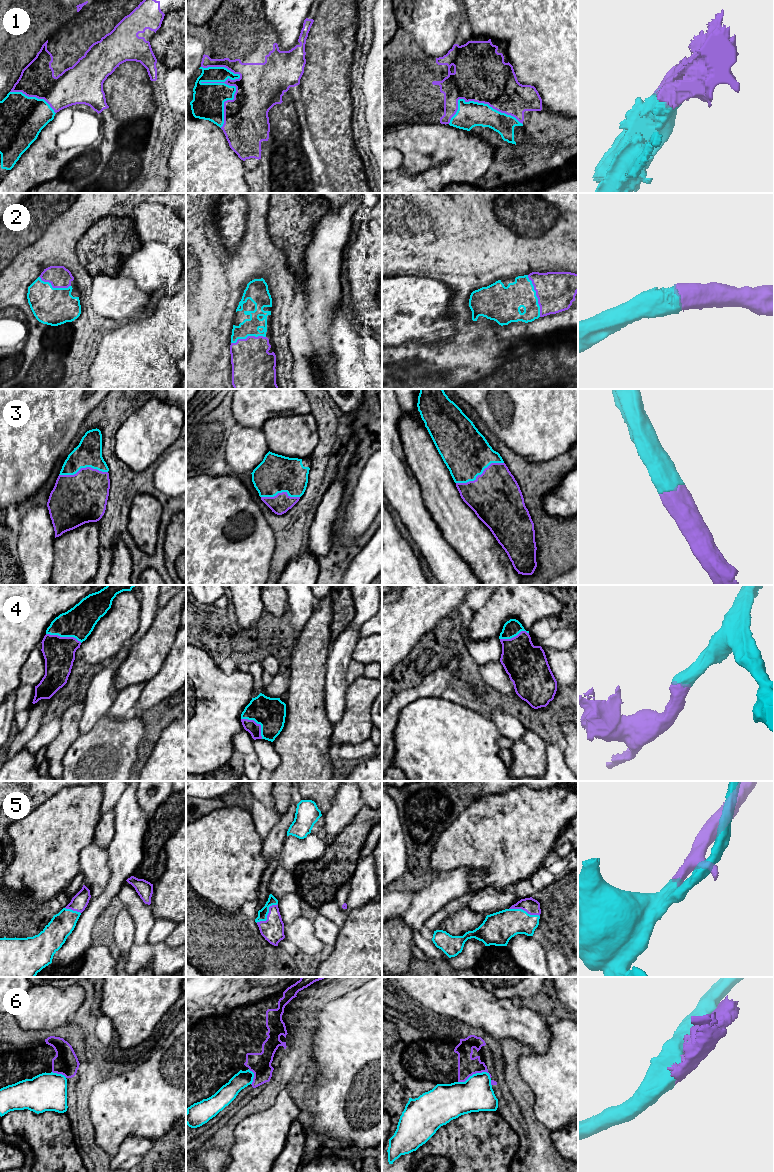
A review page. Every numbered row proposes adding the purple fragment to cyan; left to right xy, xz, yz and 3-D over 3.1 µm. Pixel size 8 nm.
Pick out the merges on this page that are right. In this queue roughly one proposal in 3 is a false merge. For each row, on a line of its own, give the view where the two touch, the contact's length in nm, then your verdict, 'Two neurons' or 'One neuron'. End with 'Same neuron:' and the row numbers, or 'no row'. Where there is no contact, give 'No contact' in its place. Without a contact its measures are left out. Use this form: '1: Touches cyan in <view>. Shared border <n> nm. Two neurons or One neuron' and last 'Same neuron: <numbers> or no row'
1: Touches cyan in xz. Shared border 500 nm. One neuron
2: Touches cyan in yz. Shared border 360 nm. One neuron
3: Touches cyan in yz. Shared border 420 nm. One neuron
4: Touches cyan in xy. Shared border 300 nm. One neuron
5: Touches cyan in xz. Shared border 240 nm. One neuron
6: Touches cyan in yz. Shared border 280 nm. Two neurons
Same neuron: 1, 2, 3, 4, 5

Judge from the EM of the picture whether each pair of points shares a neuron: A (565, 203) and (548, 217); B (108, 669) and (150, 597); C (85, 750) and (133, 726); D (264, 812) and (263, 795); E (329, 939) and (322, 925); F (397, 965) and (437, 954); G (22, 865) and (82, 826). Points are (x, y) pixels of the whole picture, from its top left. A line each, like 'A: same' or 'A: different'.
A: different
B: same
C: same
D: different
E: same
F: different
G: same

